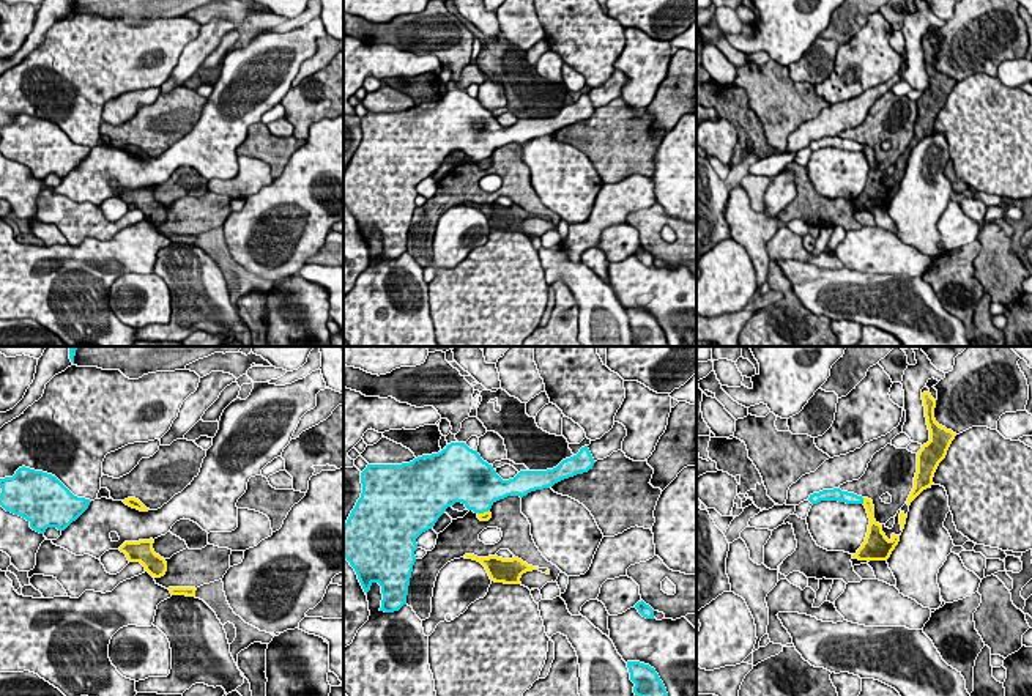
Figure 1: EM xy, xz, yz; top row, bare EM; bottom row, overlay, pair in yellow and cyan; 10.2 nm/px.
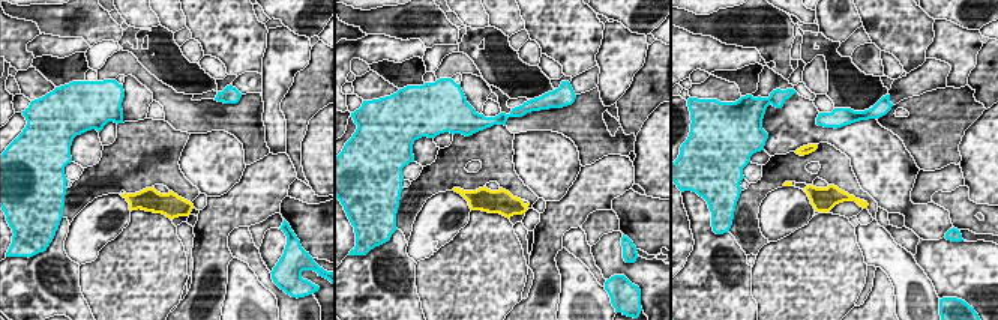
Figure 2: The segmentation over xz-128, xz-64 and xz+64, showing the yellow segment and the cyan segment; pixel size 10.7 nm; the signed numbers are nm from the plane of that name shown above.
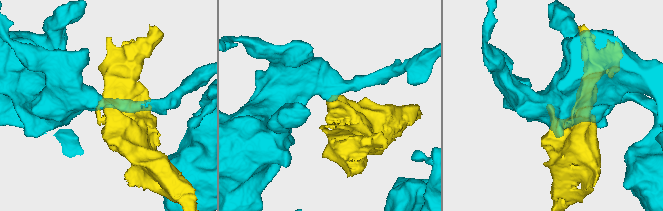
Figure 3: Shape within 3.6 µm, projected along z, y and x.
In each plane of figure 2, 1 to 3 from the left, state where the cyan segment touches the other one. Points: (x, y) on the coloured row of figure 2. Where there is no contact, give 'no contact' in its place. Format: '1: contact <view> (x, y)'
1: no contact
2: no contact
3: no contact

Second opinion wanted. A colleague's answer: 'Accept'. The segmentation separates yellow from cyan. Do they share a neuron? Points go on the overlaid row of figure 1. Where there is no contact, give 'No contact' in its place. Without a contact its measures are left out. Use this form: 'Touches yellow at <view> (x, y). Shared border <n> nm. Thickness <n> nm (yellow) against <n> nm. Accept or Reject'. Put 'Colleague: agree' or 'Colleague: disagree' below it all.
Touches yellow at yz (864, 501). Shared border 70 nm. Thickness 100 nm (yellow) against 130 nm. Reject
Colleague: disagree

